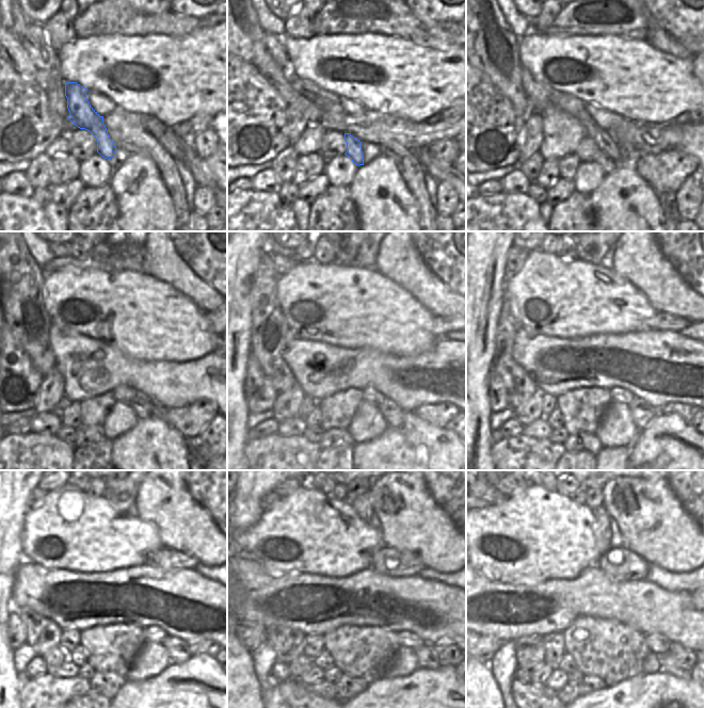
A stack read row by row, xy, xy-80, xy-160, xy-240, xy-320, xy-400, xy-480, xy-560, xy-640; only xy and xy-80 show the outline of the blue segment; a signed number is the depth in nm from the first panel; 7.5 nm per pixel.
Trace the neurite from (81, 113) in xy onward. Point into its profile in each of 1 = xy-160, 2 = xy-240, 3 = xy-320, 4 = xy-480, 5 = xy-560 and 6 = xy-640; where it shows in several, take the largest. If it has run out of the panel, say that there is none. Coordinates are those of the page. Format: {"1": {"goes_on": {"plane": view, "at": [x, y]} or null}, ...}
{"1": {"goes_on": {"plane": "xy-160", "at": [611, 157]}}, "2": {"goes_on": {"plane": "xy-240", "at": [142, 405]}}, "3": {"goes_on": {"plane": "xy-320", "at": [391, 413]}}, "4": {"goes_on": {"plane": "xy-480", "at": [177, 649]}}, "5": {"goes_on": {"plane": "xy-560", "at": [426, 659]}}, "6": {"goes_on": {"plane": "xy-640", "at": [668, 664]}}}

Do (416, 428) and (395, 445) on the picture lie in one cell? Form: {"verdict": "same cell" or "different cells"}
{"verdict": "different cells"}

